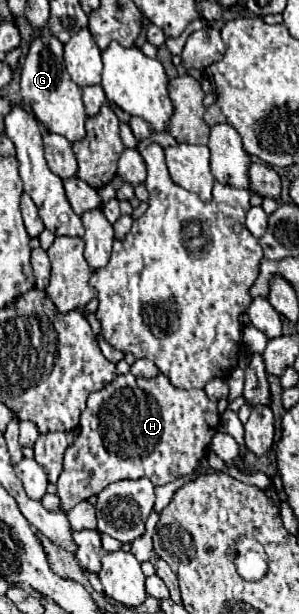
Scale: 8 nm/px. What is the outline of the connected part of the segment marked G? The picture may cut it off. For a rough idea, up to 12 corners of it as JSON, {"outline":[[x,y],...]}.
{"outline":[[48,27],[30,43],[20,93],[52,133],[84,139],[82,89]]}

